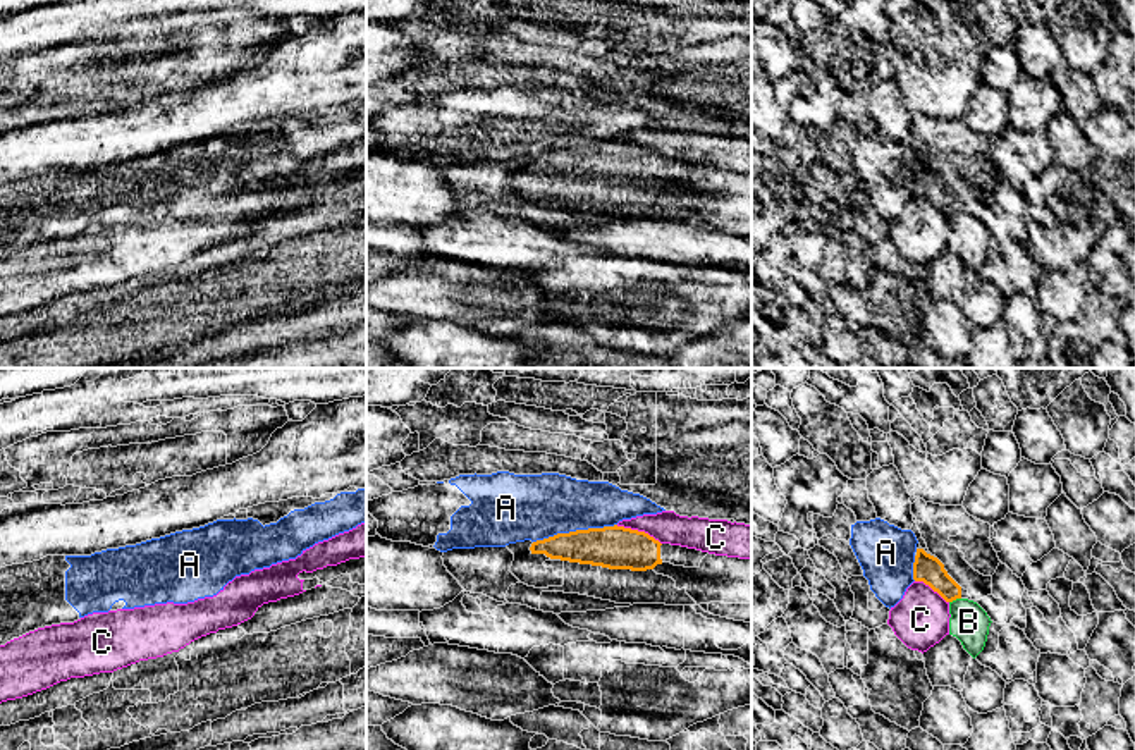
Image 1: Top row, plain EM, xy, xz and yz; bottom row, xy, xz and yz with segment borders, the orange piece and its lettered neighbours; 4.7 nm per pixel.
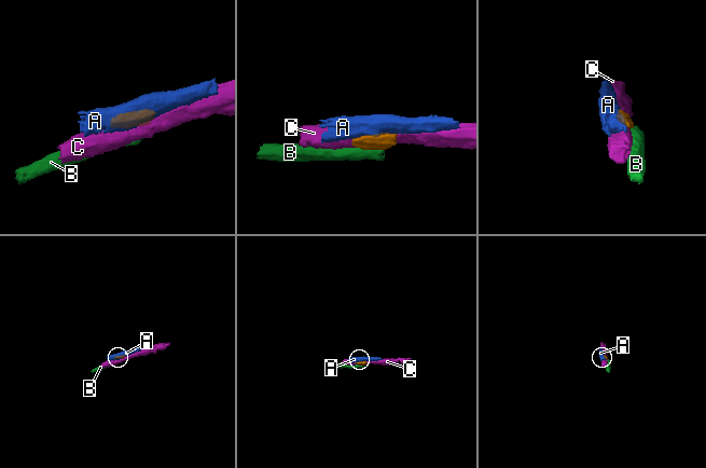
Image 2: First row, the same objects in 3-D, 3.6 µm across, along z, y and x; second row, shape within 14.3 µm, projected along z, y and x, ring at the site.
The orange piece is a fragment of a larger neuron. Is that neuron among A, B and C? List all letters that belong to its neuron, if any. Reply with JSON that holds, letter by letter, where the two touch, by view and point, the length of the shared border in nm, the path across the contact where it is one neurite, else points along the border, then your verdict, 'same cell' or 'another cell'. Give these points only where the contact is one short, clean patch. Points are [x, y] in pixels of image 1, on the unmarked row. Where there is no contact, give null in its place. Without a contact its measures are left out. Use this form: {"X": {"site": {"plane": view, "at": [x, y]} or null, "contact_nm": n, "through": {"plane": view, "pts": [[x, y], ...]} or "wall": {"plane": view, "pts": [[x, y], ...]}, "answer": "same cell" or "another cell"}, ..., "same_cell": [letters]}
{"A": {"site": {"plane": "xz", "at": [576, 145]}, "contact_nm": 400, "answer": "same cell"}, "B": {"site": {"plane": "yz", "at": [955, 214]}, "contact_nm": 60, "wall": {"plane": "yz", "pts": [[960, 212], [950, 217]]}, "answer": "another cell"}, "C": {"site": {"plane": "xz", "at": [637, 145]}, "contact_nm": 240, "answer": "another cell"}, "same_cell": ["A"]}

